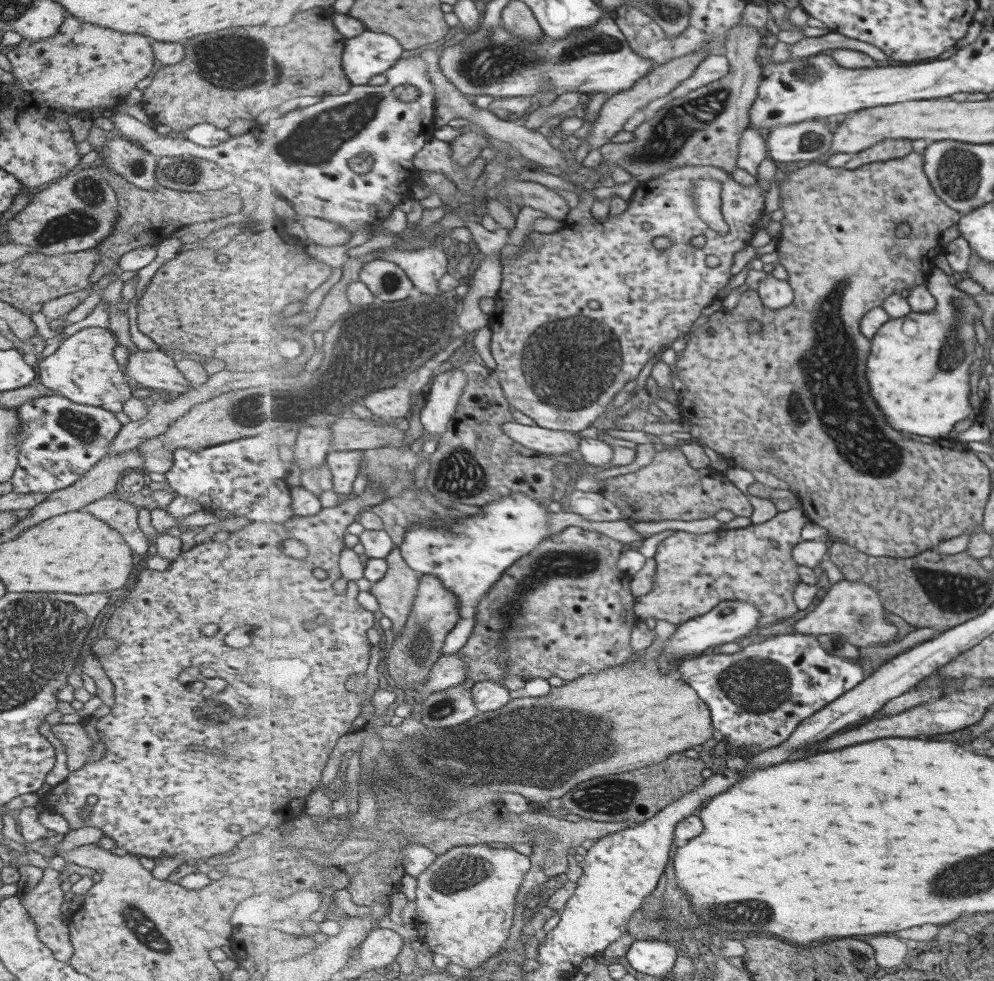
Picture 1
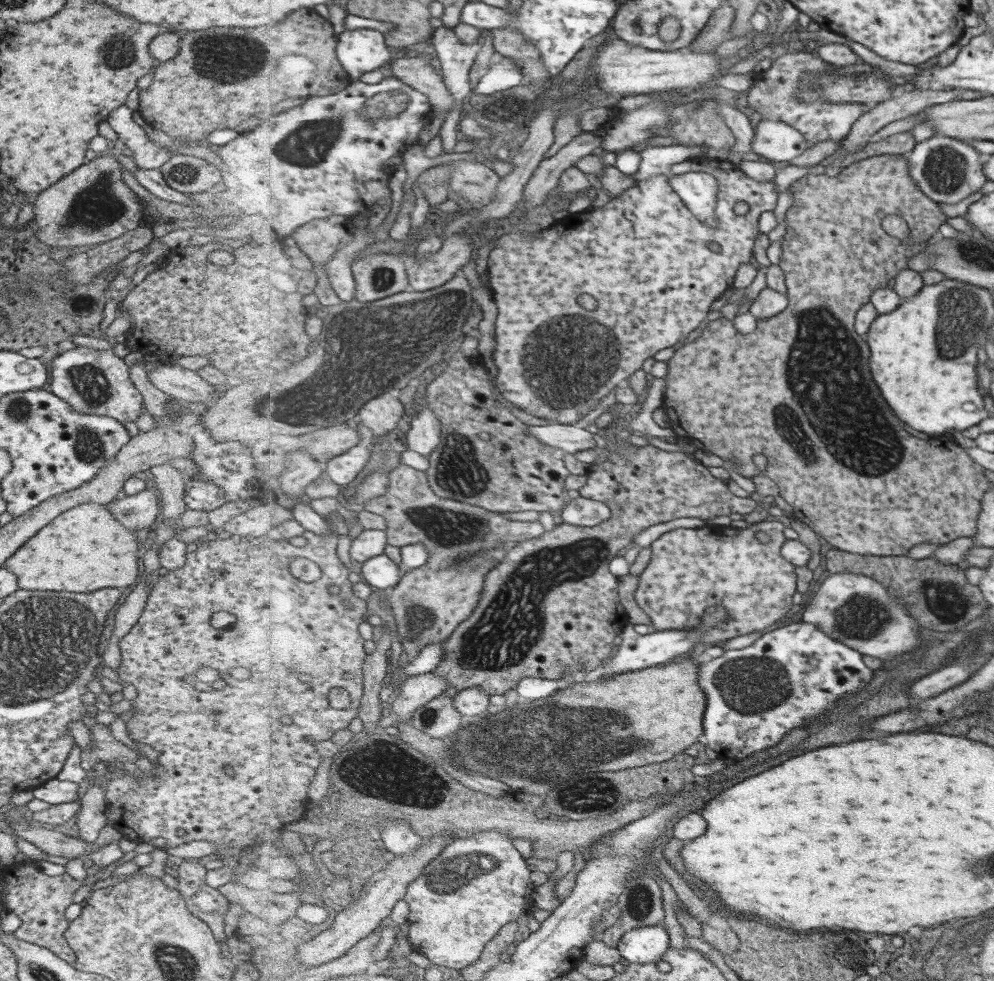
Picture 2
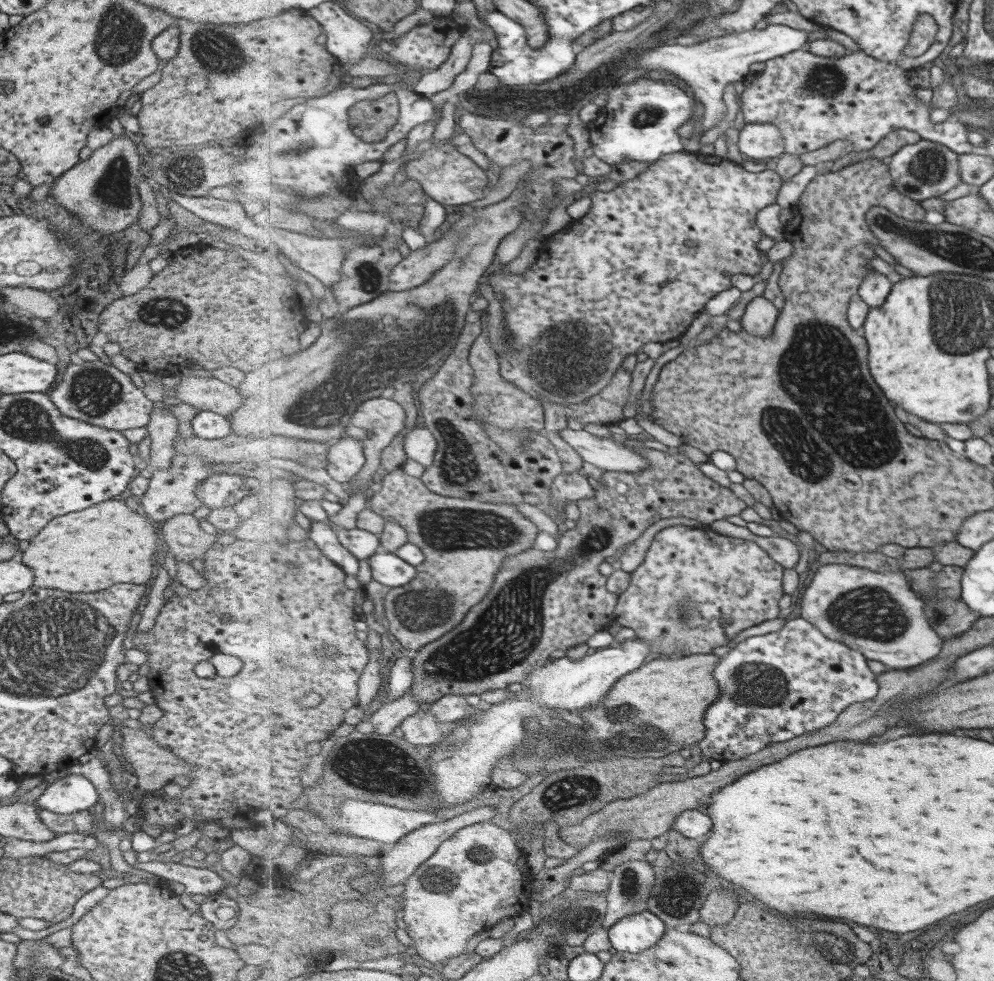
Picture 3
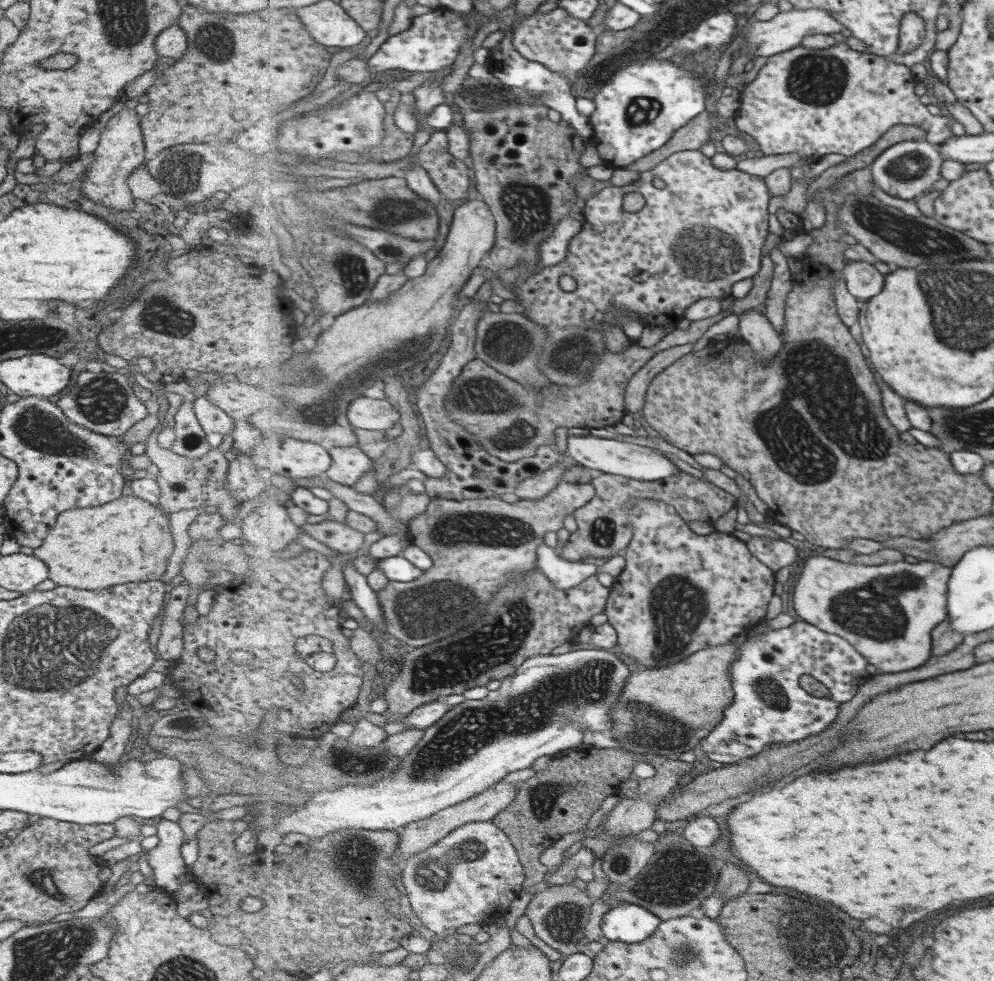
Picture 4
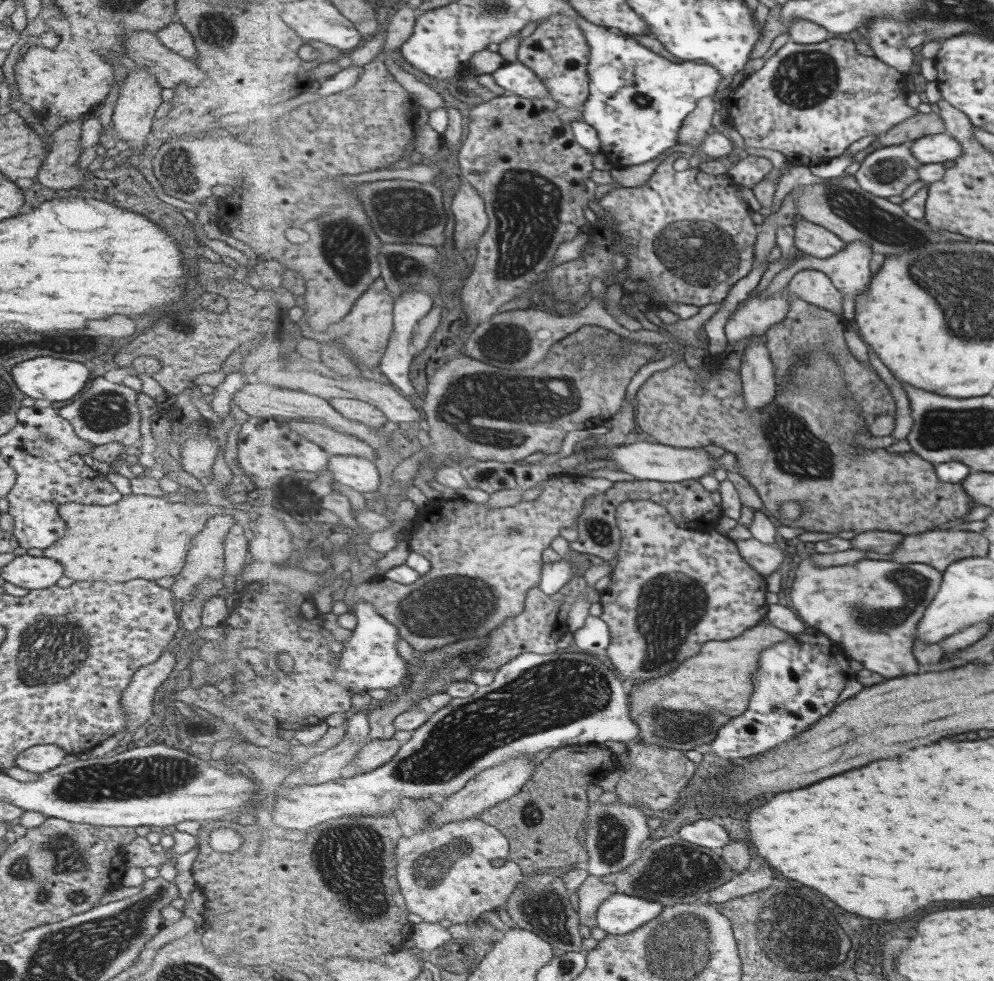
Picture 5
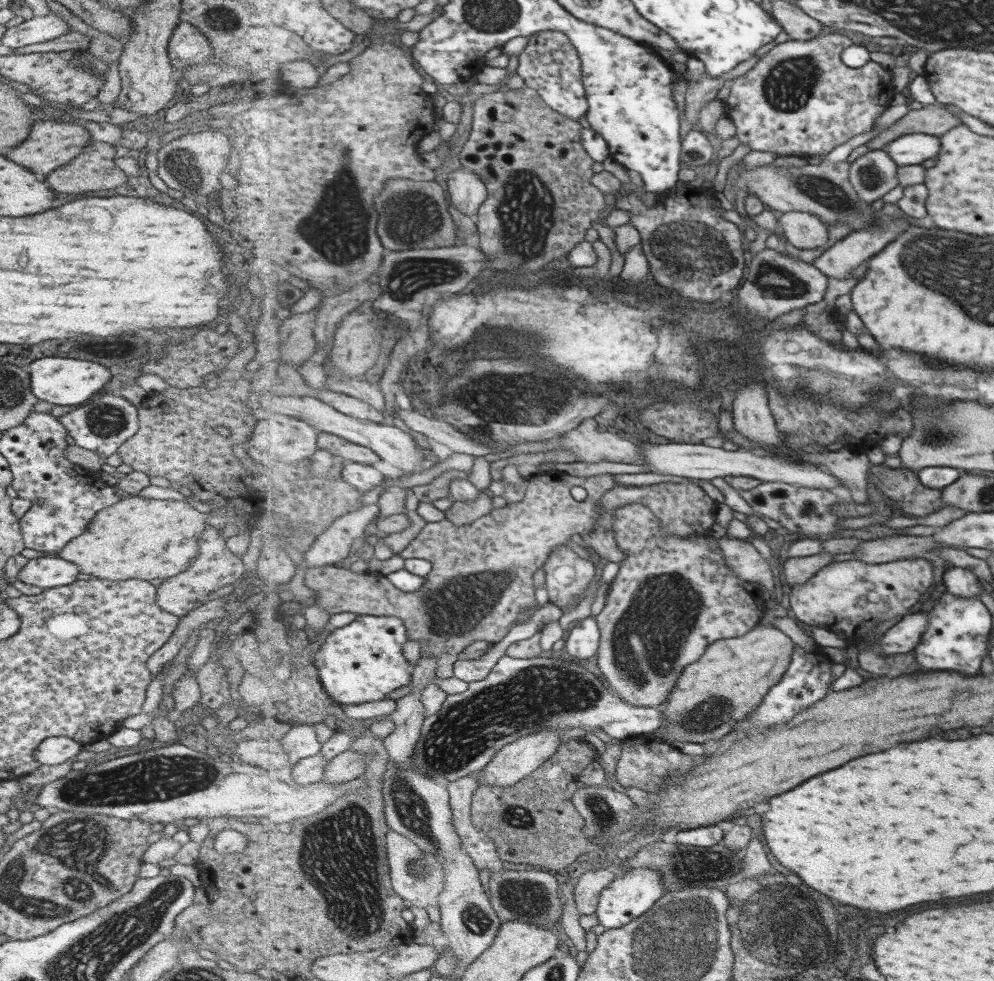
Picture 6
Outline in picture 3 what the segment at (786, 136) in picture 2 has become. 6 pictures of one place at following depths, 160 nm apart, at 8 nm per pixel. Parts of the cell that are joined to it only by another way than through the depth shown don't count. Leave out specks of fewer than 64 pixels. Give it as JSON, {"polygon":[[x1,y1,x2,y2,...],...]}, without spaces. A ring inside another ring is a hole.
{"polygon":[[749,124,740,133,739,149,744,157,772,158,776,162,786,154,782,130,770,124]]}

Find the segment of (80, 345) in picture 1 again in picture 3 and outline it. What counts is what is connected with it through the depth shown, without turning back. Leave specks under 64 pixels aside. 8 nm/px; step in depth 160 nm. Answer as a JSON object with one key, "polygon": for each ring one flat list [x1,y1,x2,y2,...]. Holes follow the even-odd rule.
{"polygon":[[100,359,83,364,70,363,49,397,58,410,70,418,76,417,91,425,112,430,140,428,147,426,153,402,144,395,142,389,132,384,130,377]]}

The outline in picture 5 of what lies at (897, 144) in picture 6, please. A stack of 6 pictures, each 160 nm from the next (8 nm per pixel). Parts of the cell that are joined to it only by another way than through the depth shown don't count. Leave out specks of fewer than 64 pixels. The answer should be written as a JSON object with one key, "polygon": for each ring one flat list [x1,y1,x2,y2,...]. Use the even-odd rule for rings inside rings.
{"polygon":[[946,133,926,136,911,144,920,162,925,165,944,163,947,160,956,160,962,156,962,146,956,138,950,138]]}

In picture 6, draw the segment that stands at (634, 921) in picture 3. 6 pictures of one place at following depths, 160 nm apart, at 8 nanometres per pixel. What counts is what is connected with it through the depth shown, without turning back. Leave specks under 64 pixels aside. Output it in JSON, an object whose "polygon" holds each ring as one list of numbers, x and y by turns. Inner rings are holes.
{"polygon":[[652,866,632,869,632,871,619,873,616,880,602,893,602,898,597,910,597,916,601,924,609,929,618,929,628,926,637,918,650,914,660,898,664,898,664,878,660,871,654,870]]}

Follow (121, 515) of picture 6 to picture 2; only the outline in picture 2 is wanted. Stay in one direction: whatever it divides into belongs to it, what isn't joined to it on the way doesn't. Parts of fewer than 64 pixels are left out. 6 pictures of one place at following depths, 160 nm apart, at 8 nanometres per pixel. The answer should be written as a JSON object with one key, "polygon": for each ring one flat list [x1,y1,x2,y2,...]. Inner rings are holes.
{"polygon":[[95,502,76,505,54,517,33,537,30,537,12,556,7,558,4,567,18,577,18,589,21,590,66,590,66,592,94,592,100,588,124,588,132,584,132,578,138,576,138,552,136,535,126,530,123,524,116,522,114,515,104,504]]}

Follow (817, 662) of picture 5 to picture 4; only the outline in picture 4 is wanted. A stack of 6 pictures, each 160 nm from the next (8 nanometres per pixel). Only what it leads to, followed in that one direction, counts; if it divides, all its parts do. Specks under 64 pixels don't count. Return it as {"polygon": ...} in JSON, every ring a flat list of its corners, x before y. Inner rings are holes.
{"polygon":[[796,622,788,628,773,630,749,641,742,645,742,654,738,654,737,661,733,664,736,701,726,710,726,718,722,720,722,725,702,742,710,760,724,764,738,763,764,753,764,750,768,750,770,746,804,741,805,738,824,733,840,717,841,706,854,700,860,688,868,680,872,680,872,674,868,672,869,658,866,658,842,635,830,634,814,623],[804,674,810,674,824,683,831,691,831,695,814,696,806,688,802,688]]}

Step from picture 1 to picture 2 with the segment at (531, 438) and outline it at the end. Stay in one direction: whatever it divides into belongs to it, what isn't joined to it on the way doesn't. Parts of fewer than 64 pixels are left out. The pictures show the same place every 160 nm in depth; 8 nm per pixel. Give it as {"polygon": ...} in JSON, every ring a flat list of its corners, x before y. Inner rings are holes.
{"polygon":[[550,422,545,426,529,426,529,431,538,436,544,444,555,446,573,455,599,446,598,436,579,424]]}

